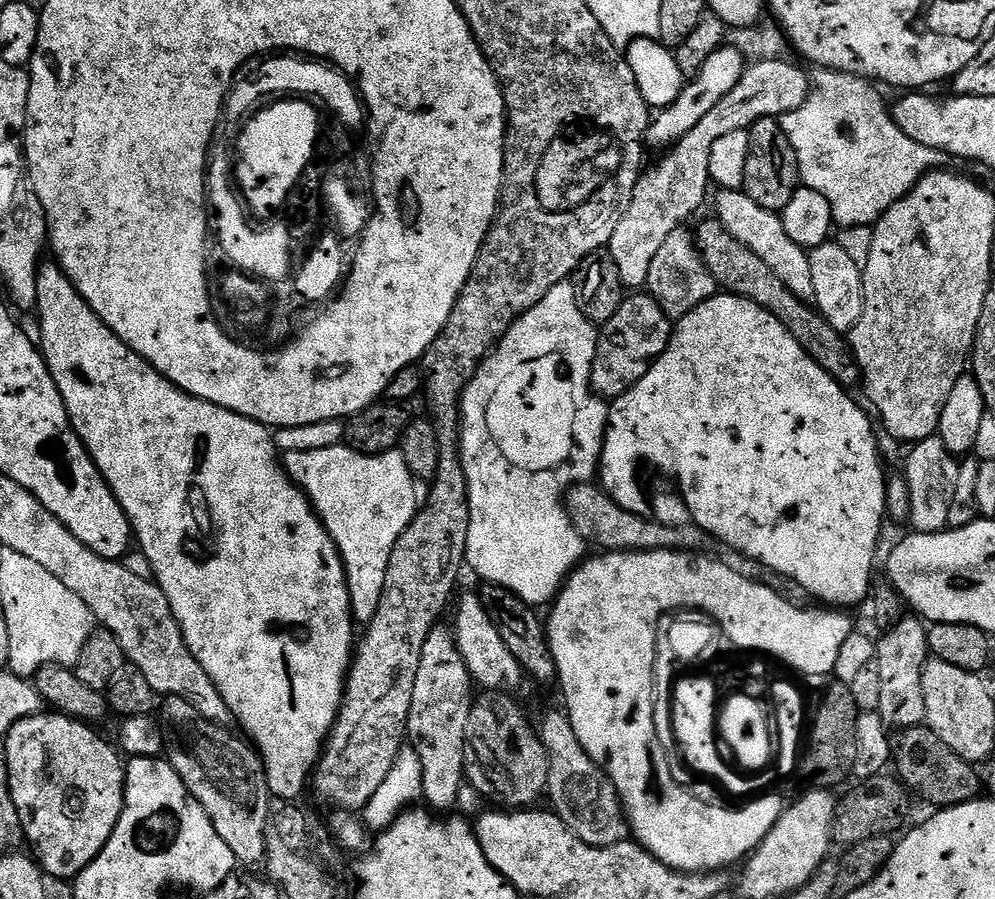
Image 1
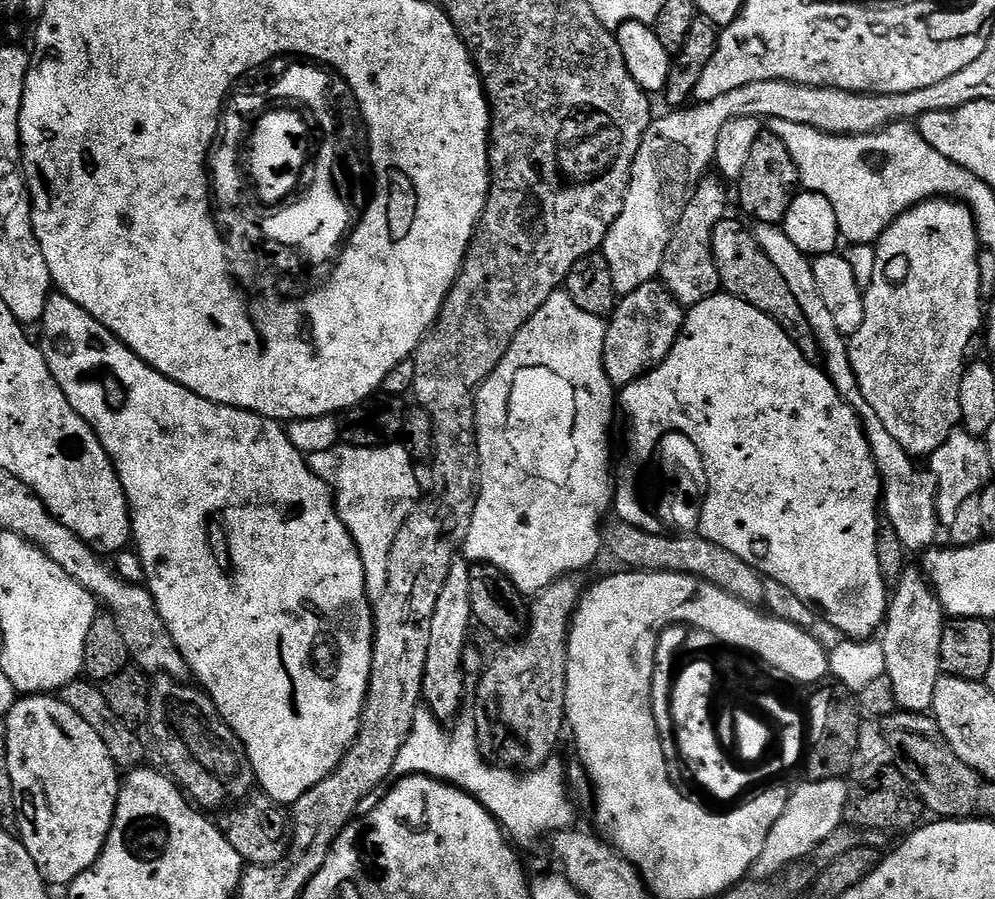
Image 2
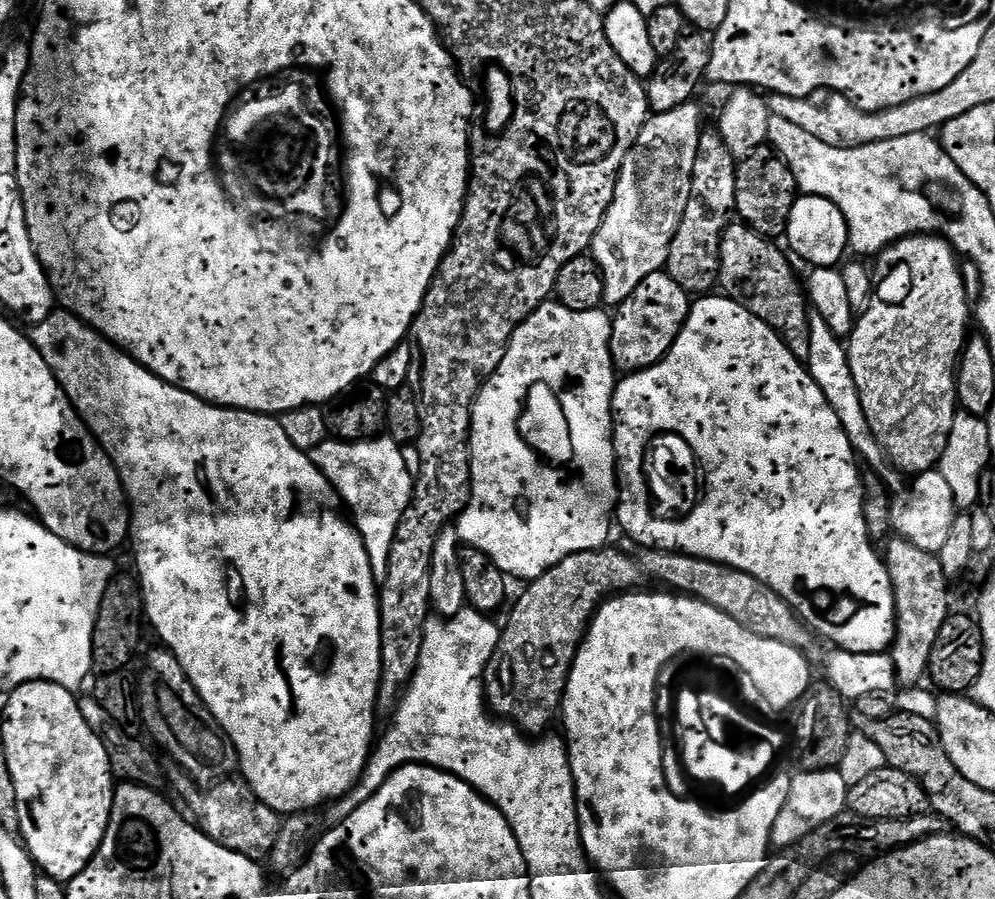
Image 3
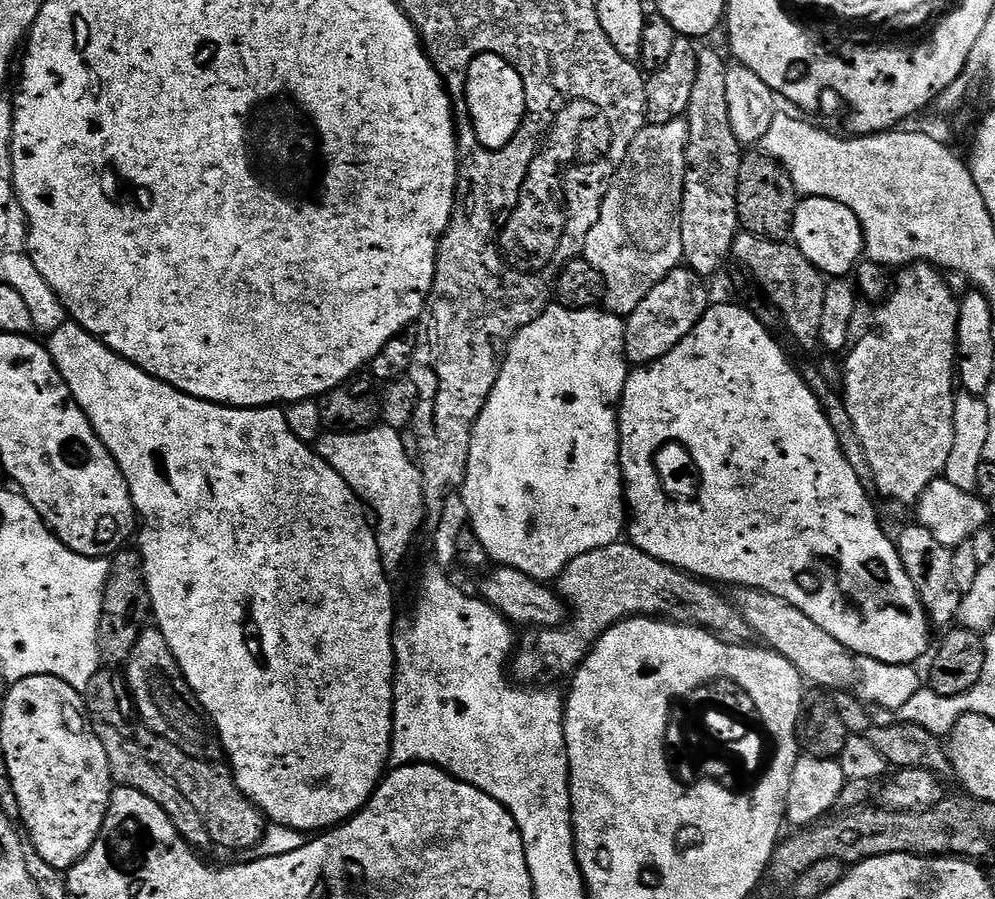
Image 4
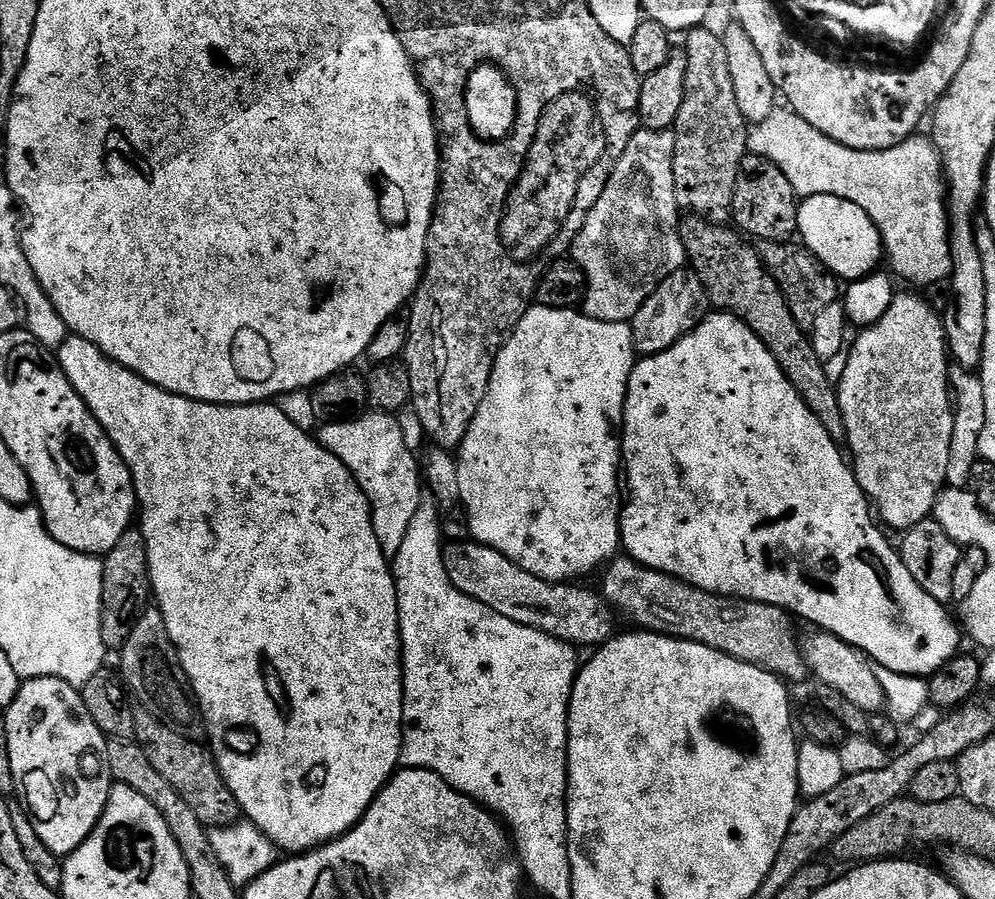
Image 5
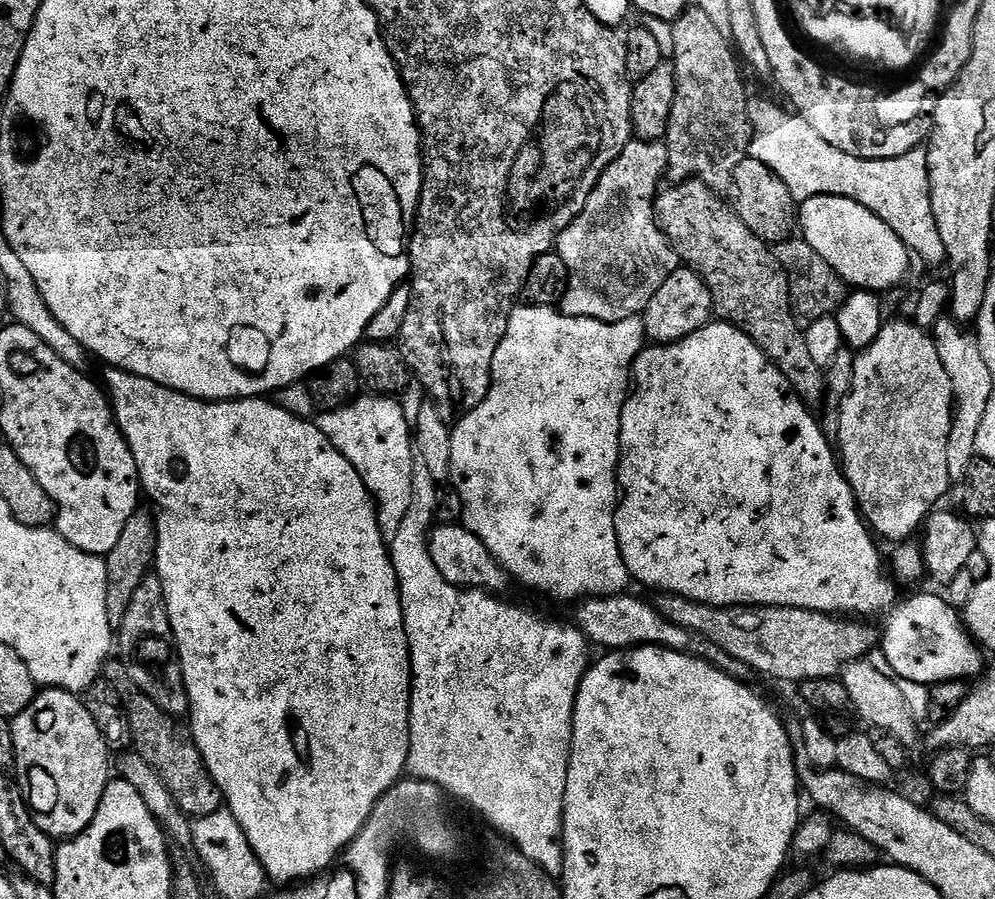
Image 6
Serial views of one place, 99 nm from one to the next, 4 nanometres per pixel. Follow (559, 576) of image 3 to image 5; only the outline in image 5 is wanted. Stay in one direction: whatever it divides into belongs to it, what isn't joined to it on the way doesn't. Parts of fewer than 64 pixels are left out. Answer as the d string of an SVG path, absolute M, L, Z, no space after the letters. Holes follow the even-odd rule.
M627 554L617 555L603 569L602 575L598 588L604 599L621 617L633 620L637 629L699 642L747 664L765 668L785 682L809 679L801 641L798 636L796 640L796 632L792 629L793 617L784 609L703 592L664 572L642 566Z

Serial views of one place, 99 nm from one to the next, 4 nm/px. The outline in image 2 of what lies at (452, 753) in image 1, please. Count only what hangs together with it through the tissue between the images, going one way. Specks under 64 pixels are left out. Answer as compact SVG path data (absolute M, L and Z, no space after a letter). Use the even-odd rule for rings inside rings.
M458 558L450 566L450 574L446 574L446 586L442 586L442 594L438 594L438 602L434 605L434 618L430 618L430 650L426 654L426 670L424 671L423 703L441 722L455 721L460 712L460 703L464 700L464 653L469 647L468 631L474 627L474 619L470 604L471 570L467 559Z

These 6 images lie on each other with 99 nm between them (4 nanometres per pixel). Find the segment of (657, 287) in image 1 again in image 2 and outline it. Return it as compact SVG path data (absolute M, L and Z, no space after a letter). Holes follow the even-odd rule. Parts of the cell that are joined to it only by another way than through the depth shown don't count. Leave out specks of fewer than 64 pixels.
M712 179L701 180L694 190L686 210L682 210L682 218L662 258L659 283L668 289L668 293L681 306L697 304L721 291L718 266L712 253L712 231L714 226L718 226L718 222L722 222L729 215L728 192L723 188L725 185L719 179L716 179L717 181Z

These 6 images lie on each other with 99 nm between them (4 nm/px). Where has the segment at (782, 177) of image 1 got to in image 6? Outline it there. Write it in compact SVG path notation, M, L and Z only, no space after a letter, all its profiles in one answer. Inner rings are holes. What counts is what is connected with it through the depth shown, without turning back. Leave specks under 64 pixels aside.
M746 158L738 162L738 166L732 175L732 187L730 189L730 203L732 209L742 218L742 222L763 244L775 246L793 239L798 232L798 201L794 194L790 194L786 182L766 166L766 162L758 162Z

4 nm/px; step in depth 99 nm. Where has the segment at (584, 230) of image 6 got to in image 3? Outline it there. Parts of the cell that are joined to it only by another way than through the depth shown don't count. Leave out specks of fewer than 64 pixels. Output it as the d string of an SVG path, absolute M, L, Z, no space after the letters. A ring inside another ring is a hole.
M696 102L683 104L678 106L678 110L649 115L634 146L626 154L612 204L606 210L602 226L594 234L590 249L592 259L598 262L604 275L605 305L618 306L626 302L626 298L638 290L644 279L650 278L650 274L661 271L667 265L674 234L678 234L682 214L686 214L686 202L690 202L694 158L698 158L698 142L702 131L698 105Z

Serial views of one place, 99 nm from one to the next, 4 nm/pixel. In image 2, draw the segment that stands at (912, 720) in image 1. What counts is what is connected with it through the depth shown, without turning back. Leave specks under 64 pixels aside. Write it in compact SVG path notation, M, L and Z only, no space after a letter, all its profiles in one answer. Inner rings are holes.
M905 567L900 576L900 581L895 584L894 591L891 593L888 602L888 615L884 618L882 625L882 636L879 641L882 650L886 654L886 670L884 674L888 675L891 685L896 695L896 706L902 712L919 712L928 714L932 711L934 702L934 686L938 686L942 675L940 670L940 655L942 654L942 634L946 623L946 613L944 607L940 605L940 599L931 584L928 577L924 575L919 567Z

